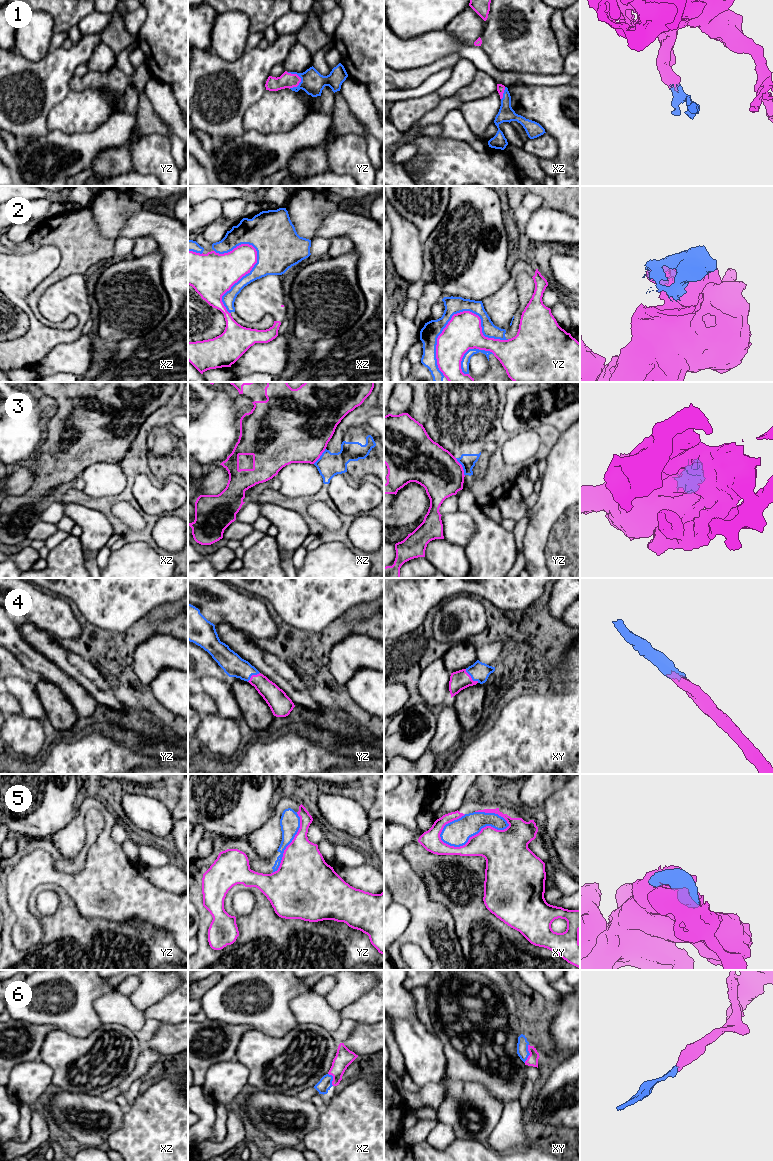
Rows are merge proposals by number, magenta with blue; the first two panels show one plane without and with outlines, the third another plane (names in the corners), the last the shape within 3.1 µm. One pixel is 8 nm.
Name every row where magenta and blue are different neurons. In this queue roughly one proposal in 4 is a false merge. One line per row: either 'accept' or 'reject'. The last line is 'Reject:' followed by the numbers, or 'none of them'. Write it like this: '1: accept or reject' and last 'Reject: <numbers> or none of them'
1: accept
2: reject
3: reject
4: accept
5: reject
6: accept
Reject: 2, 3, 5

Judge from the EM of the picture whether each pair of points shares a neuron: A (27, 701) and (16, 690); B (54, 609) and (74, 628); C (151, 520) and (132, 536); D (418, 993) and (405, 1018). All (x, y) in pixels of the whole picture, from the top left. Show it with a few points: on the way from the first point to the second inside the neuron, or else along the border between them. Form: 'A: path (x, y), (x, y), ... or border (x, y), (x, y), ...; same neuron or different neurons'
A: path (24, 698), (19, 693); same neuron
B: path (59, 614), (69, 624); same neuron
C: path (149, 526), (141, 535), (138, 535); same neuron
D: border (410, 990), (415, 1000), (416, 1014), (421, 1022); different neurons

